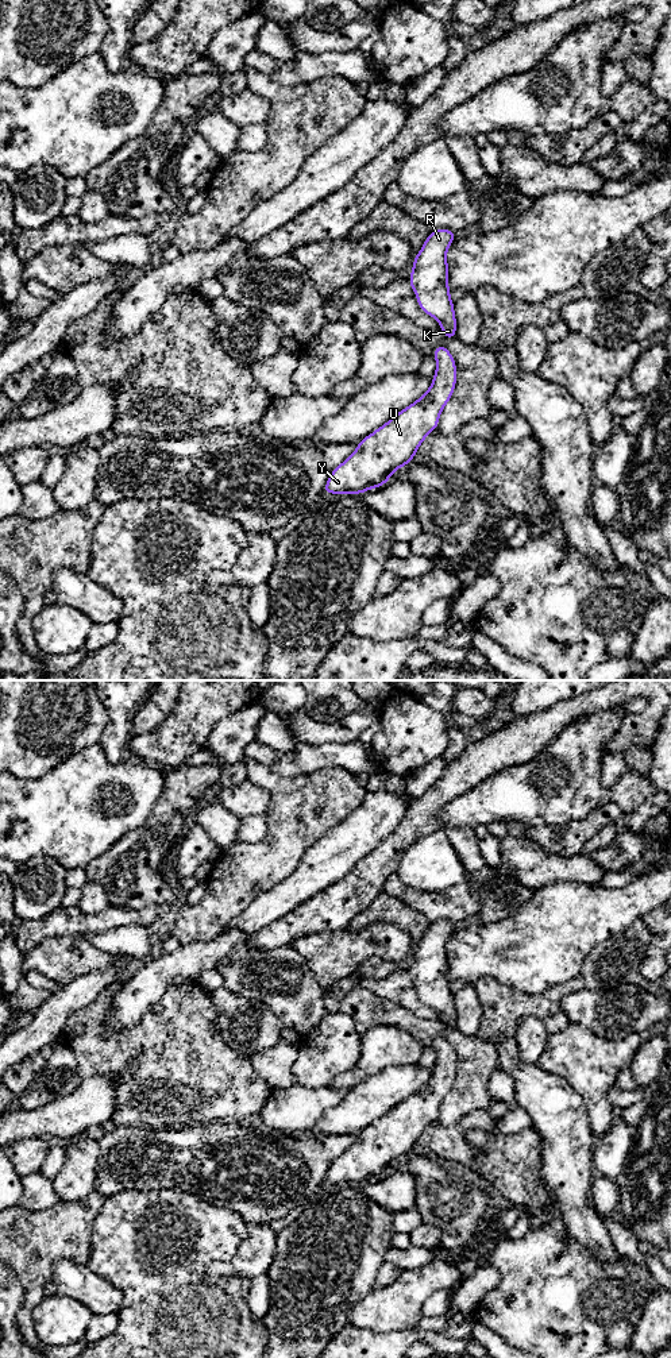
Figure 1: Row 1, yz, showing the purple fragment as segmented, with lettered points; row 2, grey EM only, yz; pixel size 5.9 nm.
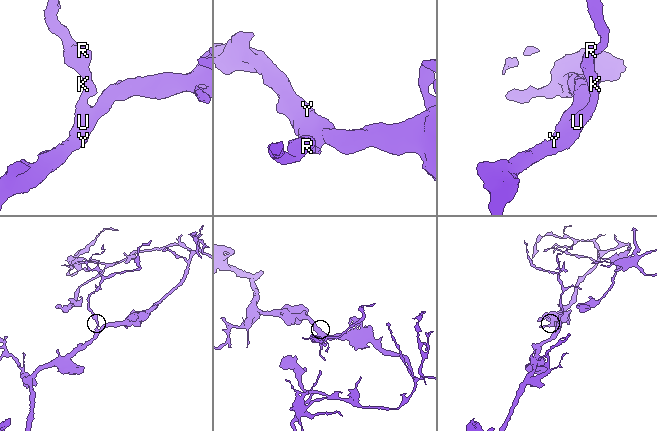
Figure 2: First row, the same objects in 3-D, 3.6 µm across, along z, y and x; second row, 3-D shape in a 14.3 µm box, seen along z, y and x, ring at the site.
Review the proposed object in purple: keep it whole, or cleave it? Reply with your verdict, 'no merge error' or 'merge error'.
no merge error

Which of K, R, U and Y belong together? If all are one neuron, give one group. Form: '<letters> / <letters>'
K R U Y

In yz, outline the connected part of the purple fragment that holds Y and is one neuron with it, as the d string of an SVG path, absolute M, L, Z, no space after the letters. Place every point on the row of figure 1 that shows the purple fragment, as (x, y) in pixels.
M435 347L436 371L429 389L409 406L394 414L387 423L358 441L356 450L331 472L323 493L362 494L386 485L396 470L408 466L425 437L439 425L440 414L451 400L456 385L456 363L448 348Z

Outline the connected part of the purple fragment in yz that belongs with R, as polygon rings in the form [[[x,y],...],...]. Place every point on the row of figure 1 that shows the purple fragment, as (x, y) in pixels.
[[[440,228],[429,232],[420,252],[413,258],[409,283],[420,309],[440,323],[446,339],[456,337],[454,301],[450,298],[448,261],[446,254],[456,232]]]

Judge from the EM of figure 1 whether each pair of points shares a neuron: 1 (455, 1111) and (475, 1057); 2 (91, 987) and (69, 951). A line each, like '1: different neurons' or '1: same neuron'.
1: same neuron
2: different neurons

